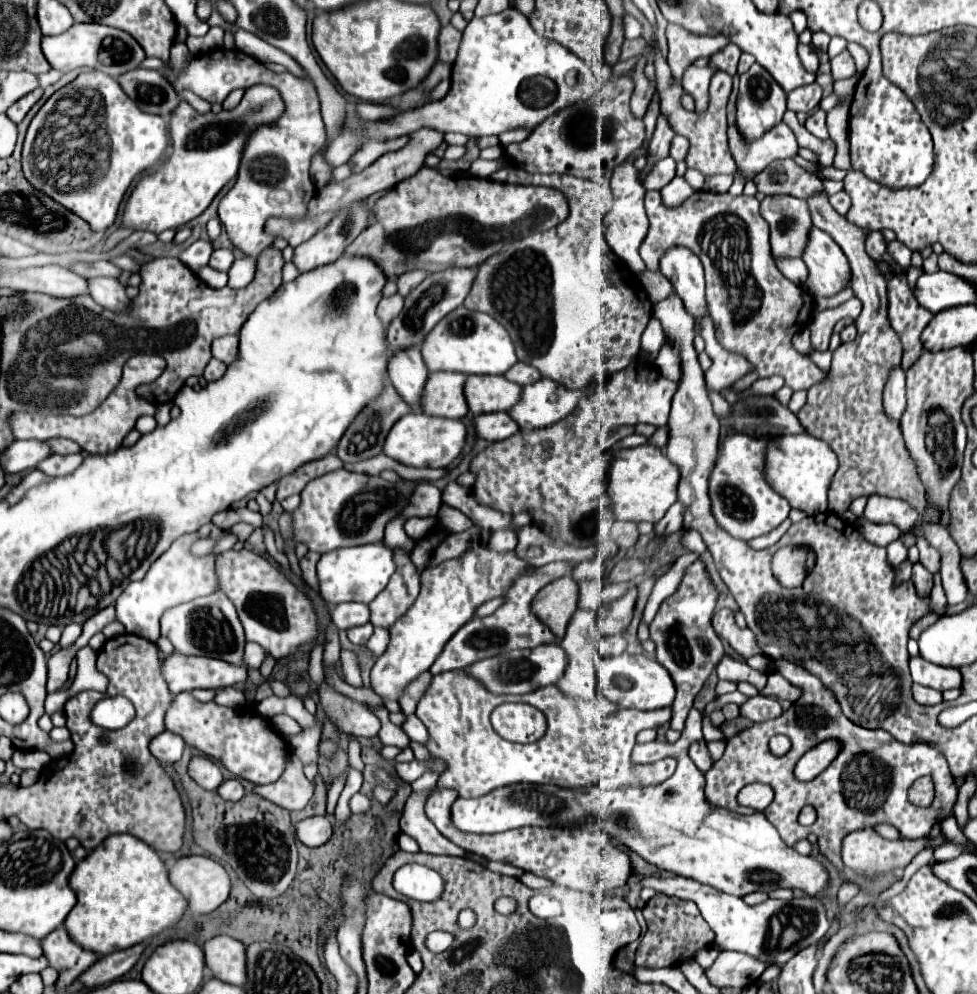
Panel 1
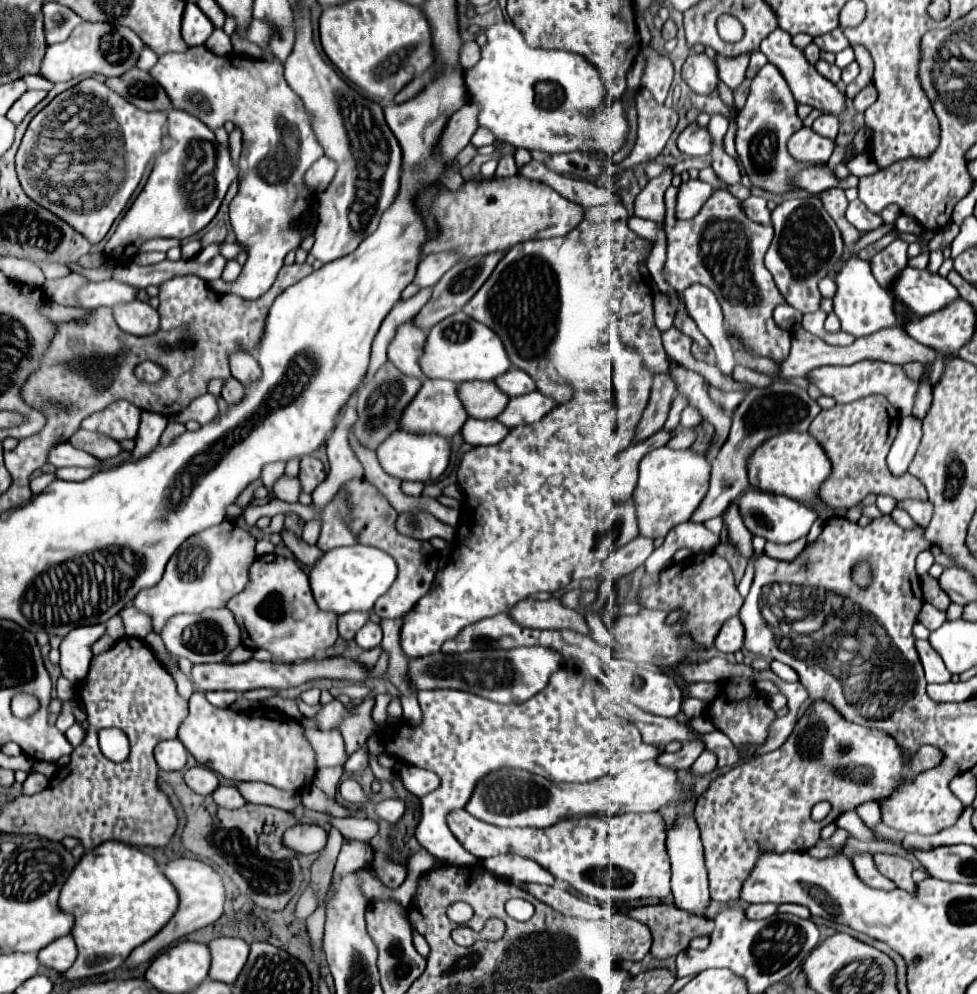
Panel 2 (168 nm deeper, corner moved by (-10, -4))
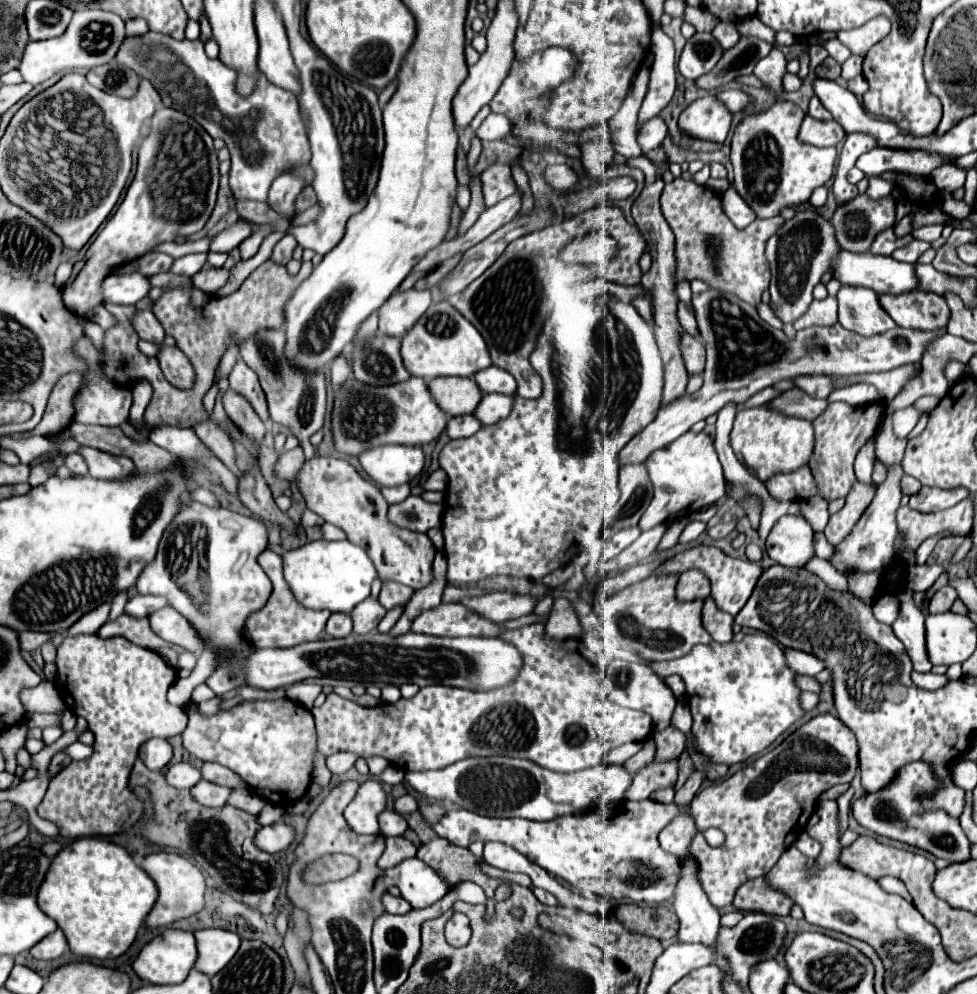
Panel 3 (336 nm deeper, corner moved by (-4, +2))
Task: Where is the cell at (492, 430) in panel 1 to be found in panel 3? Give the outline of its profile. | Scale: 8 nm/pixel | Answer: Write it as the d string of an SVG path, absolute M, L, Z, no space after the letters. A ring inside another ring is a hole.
M468 414L468 416L454 416L454 418L448 420L446 432L448 432L448 436L454 440L454 438L474 436L478 430L482 430L482 426L484 426L484 424L482 424L476 416L472 416L472 414Z

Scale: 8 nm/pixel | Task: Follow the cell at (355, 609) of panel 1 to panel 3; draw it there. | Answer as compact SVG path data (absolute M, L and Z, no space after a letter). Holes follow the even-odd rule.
M334 612L328 618L326 630L324 630L330 638L346 638L352 632L352 618L346 612Z

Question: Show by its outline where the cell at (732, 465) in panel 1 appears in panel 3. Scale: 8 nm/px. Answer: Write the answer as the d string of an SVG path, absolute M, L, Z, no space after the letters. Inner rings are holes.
M786 514L770 530L766 538L768 556L790 568L804 566L812 556L812 528L802 516Z

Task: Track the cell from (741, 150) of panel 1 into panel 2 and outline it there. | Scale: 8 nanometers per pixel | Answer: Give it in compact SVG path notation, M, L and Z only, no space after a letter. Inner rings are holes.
M806 126L788 140L788 150L798 162L828 162L834 146L832 138L824 138Z

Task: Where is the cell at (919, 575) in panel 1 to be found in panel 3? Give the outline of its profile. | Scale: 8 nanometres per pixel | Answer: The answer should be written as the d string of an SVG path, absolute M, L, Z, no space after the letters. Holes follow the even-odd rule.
M944 586L944 588L940 588L940 590L934 592L934 596L930 600L930 612L946 612L946 610L950 610L950 606L952 606L954 600L956 600L954 588Z

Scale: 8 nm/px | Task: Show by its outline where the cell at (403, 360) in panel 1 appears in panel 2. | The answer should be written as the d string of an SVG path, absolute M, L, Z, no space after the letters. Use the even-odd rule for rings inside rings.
M414 318L396 328L396 334L388 344L388 360L404 374L426 380L426 376L418 366L422 348L426 344L426 332L420 330L420 326L412 326L412 322Z

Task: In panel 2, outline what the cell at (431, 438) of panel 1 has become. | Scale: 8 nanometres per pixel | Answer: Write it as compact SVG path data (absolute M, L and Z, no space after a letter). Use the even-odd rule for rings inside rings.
M396 432L392 438L386 438L378 448L376 456L380 466L386 474L398 478L398 480L410 480L410 482L426 482L436 480L450 460L450 440L436 436L436 434L410 434L410 432Z

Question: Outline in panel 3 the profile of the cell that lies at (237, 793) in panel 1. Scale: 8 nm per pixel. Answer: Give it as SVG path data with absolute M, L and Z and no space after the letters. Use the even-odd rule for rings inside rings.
M200 780L190 792L192 792L194 800L198 800L200 804L218 808L218 806L224 806L228 802L232 790L226 786L220 786L220 784L212 784L208 780Z

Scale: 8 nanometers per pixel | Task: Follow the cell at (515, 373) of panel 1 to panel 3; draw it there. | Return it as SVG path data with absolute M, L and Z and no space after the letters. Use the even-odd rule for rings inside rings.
M498 366L484 368L474 376L478 380L478 386L484 388L484 392L498 392L498 394L516 394L516 378Z

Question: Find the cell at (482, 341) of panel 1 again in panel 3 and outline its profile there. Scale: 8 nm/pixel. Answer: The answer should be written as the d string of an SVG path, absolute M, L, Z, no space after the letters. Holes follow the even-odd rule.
M446 300L432 304L402 340L402 360L412 376L434 380L440 376L474 376L492 366L492 358L482 334Z

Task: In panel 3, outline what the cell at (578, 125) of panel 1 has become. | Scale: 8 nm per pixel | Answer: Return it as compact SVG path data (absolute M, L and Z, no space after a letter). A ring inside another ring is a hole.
M660 116L650 118L638 130L638 144L640 144L640 148L642 148L644 154L648 154L650 150L658 148L664 138L666 138L666 122Z

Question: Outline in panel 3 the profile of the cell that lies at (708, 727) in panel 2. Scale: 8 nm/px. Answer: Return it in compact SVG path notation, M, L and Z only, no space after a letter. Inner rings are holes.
M678 702L676 704L676 710L672 714L672 726L682 730L682 732L688 732L690 726L692 726L692 714L690 714L690 708L686 706L686 702Z

